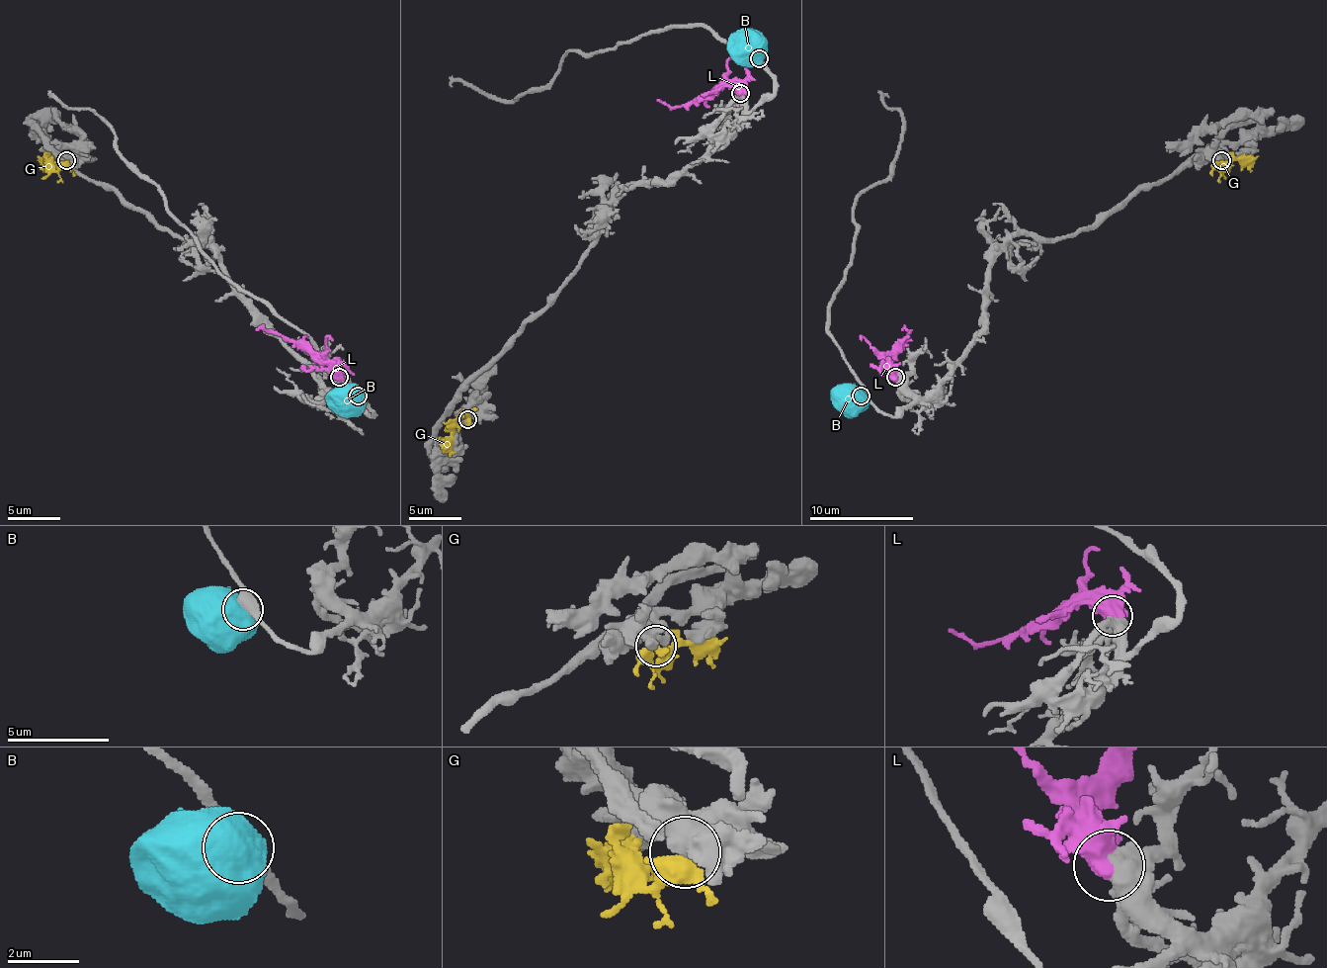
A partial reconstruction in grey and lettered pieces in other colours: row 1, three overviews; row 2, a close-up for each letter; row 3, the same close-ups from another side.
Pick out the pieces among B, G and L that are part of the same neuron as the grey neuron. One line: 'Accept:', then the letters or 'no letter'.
Accept: L

